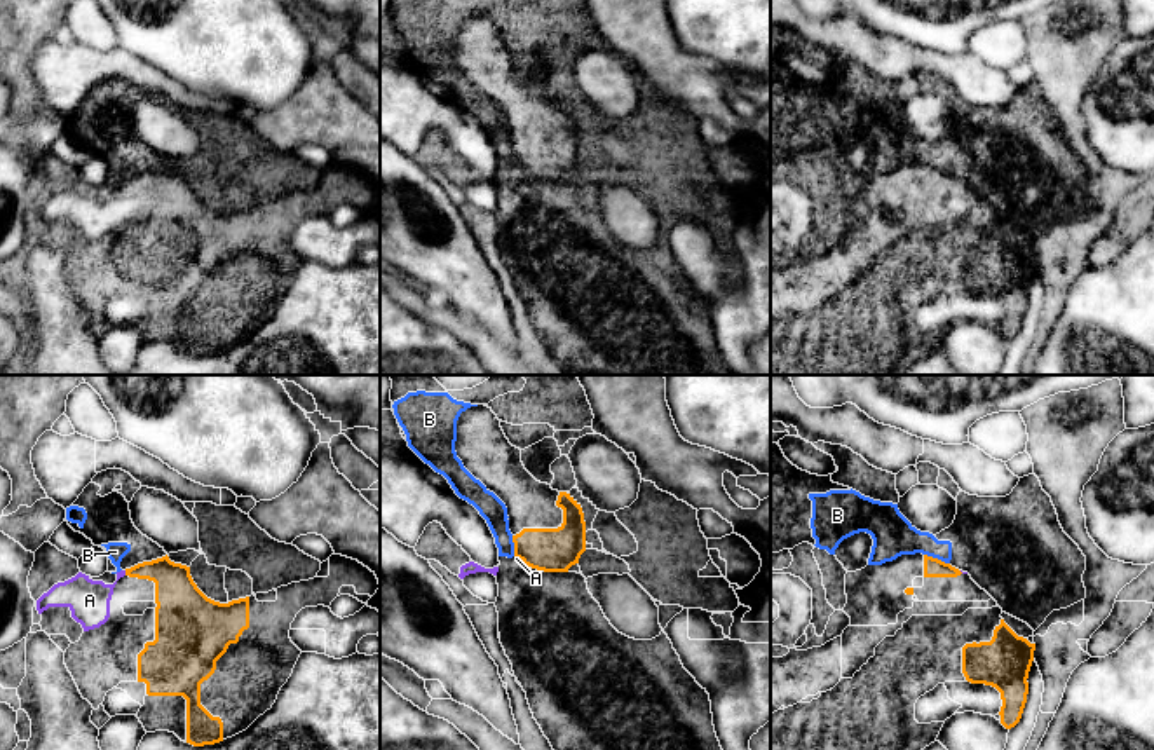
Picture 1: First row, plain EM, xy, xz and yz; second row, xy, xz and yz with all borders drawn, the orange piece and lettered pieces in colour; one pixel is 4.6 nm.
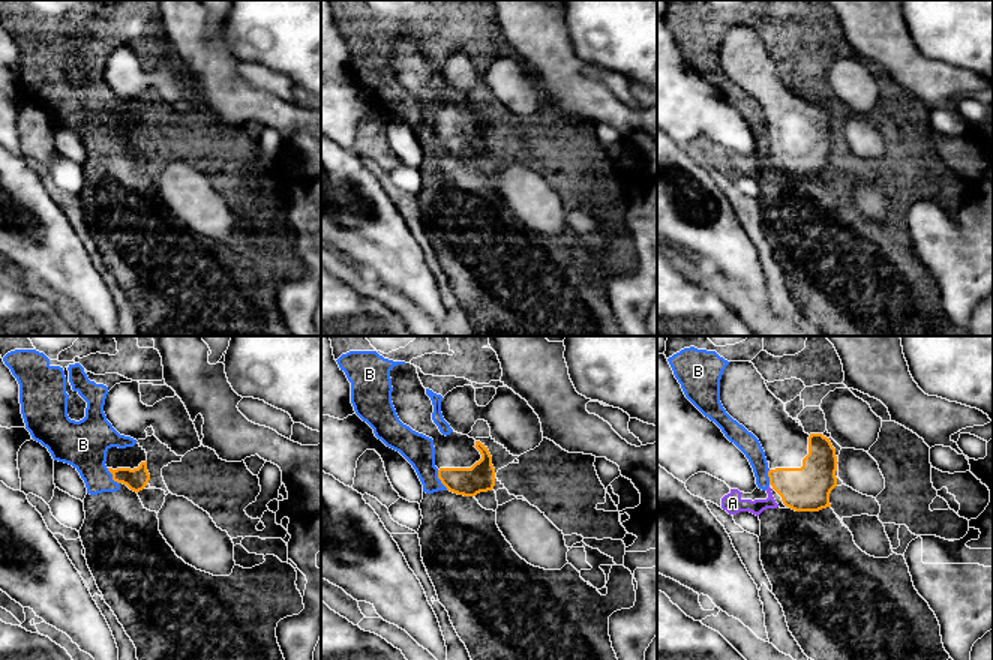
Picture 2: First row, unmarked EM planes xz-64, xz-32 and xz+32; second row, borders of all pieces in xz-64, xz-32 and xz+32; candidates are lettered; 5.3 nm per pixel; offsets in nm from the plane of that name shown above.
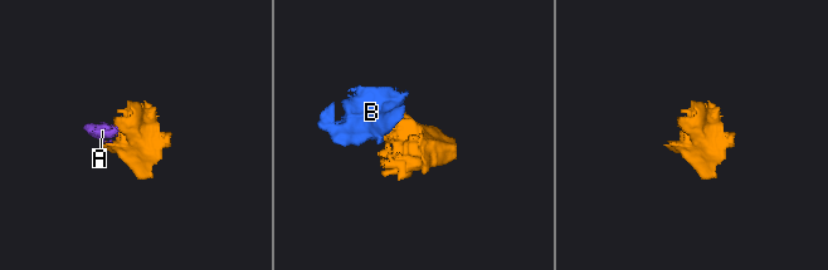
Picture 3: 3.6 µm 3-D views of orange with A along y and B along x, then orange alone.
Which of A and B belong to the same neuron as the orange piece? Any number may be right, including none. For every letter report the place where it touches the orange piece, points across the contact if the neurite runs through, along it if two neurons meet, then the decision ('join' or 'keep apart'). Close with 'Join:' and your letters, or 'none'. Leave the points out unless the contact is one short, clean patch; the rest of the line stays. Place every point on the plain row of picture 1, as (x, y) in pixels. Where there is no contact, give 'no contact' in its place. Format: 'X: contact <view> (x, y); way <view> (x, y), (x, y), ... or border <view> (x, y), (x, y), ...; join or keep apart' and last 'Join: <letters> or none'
A: contact xy (126, 182); join
B: contact yz (936, 168); border yz (924, 163), (949, 173); keep apart
Join: A

